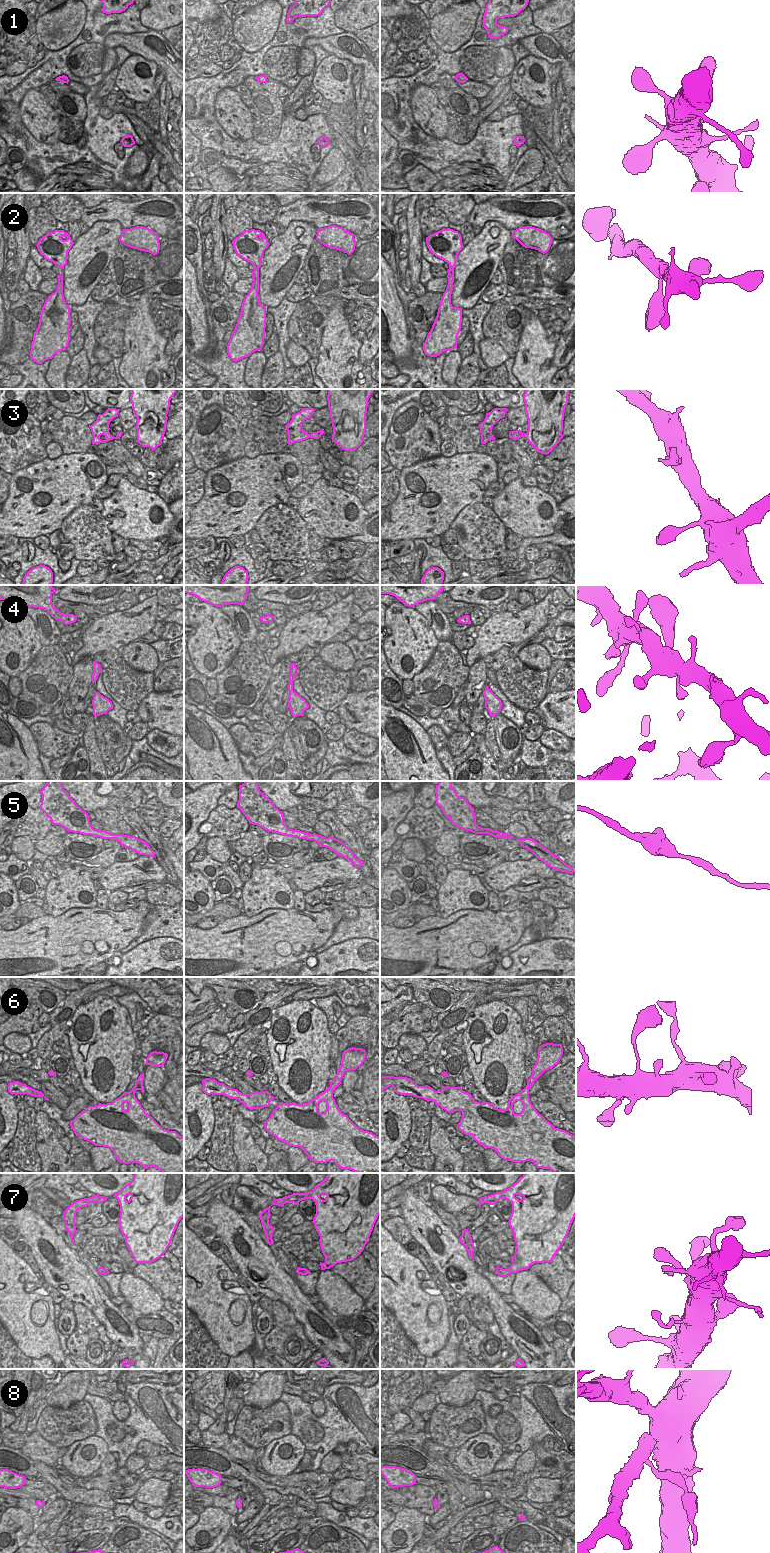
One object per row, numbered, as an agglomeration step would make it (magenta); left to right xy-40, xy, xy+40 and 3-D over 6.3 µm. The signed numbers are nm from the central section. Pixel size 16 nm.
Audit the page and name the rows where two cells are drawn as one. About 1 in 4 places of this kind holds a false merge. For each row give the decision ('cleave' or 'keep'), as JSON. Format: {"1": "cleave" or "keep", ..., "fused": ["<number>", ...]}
{"1": "keep", "2": "keep", "3": "cleave", "4": "keep", "5": "keep", "6": "keep", "7": "keep", "8": "cleave", "fused": ["3", "8"]}

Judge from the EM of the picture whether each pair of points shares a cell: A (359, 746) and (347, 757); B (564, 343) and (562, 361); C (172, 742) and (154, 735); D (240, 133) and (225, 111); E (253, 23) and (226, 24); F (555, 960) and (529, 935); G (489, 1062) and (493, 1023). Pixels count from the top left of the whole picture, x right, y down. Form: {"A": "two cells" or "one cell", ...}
{"A": "two cells", "B": "one cell", "C": "one cell", "D": "one cell", "E": "two cells", "F": "two cells", "G": "one cell"}

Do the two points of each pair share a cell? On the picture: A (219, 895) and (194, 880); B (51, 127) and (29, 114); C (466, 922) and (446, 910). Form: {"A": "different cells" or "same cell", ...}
{"A": "different cells", "B": "same cell", "C": "different cells"}

